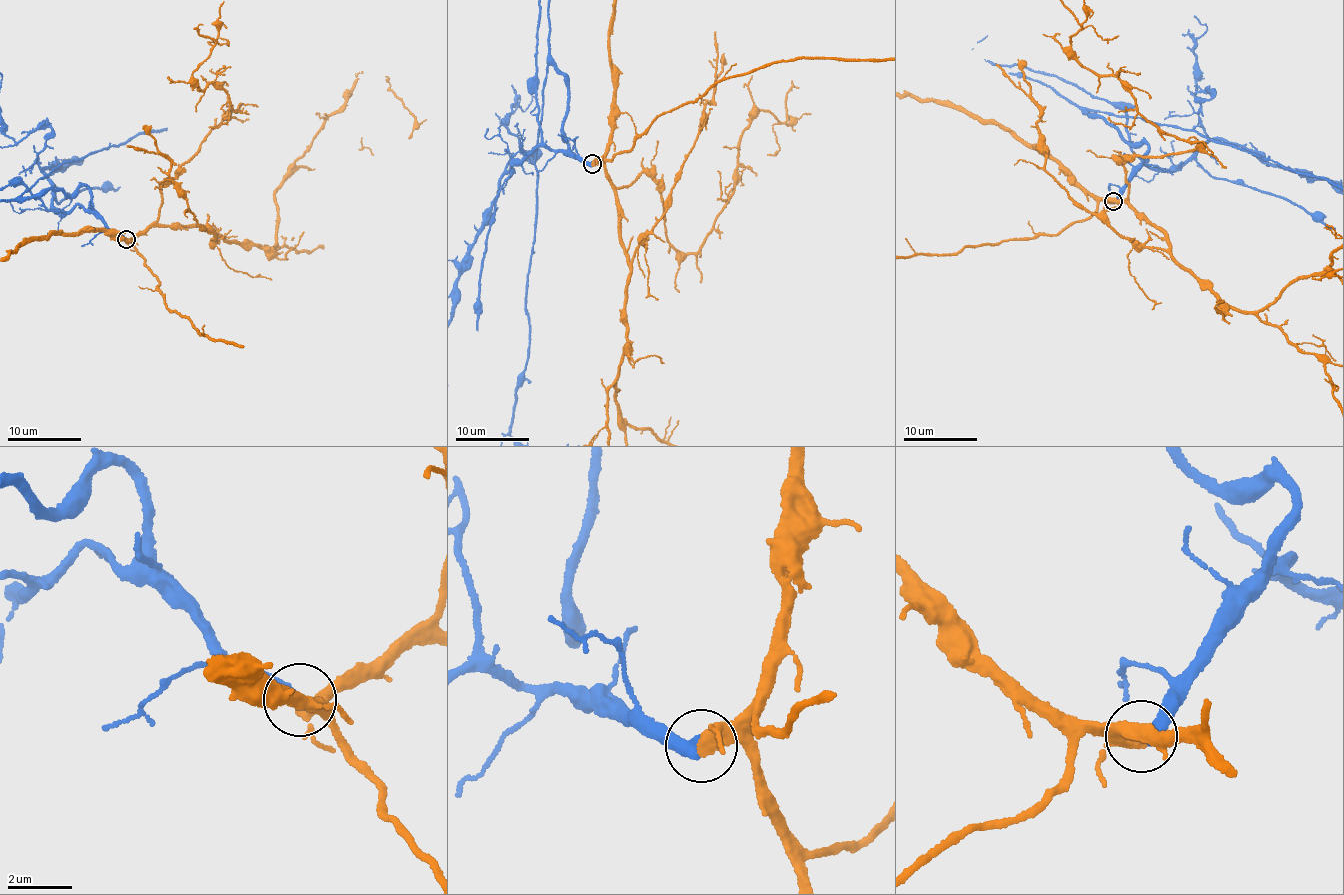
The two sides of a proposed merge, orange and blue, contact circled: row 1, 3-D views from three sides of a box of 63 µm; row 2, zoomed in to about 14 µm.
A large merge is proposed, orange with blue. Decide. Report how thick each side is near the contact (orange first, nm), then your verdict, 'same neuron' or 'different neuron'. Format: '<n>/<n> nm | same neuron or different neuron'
300/400 nm | same neuron

